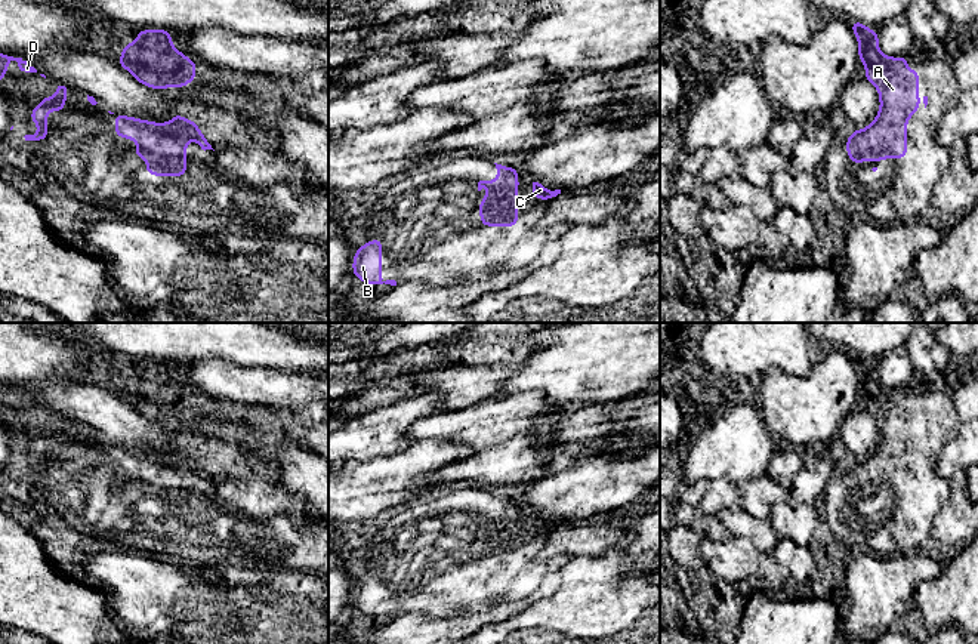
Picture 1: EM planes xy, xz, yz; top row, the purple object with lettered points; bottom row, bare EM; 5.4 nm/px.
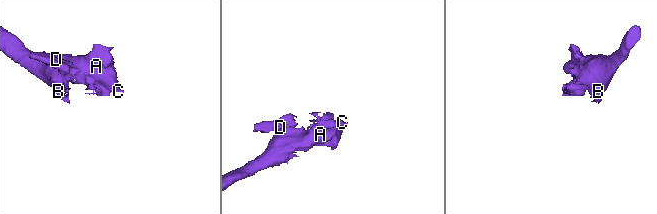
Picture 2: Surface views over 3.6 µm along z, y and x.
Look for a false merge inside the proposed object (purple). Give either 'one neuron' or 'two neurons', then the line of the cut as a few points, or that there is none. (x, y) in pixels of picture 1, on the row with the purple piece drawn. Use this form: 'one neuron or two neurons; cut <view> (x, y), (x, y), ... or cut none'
one neuron; cut none

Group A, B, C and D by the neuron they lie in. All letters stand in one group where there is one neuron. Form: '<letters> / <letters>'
A B C D

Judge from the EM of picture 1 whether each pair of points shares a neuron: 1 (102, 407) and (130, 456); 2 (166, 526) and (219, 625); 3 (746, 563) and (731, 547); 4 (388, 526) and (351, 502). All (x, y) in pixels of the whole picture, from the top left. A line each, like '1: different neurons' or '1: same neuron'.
1: different neurons
2: different neurons
3: same neuron
4: different neurons

